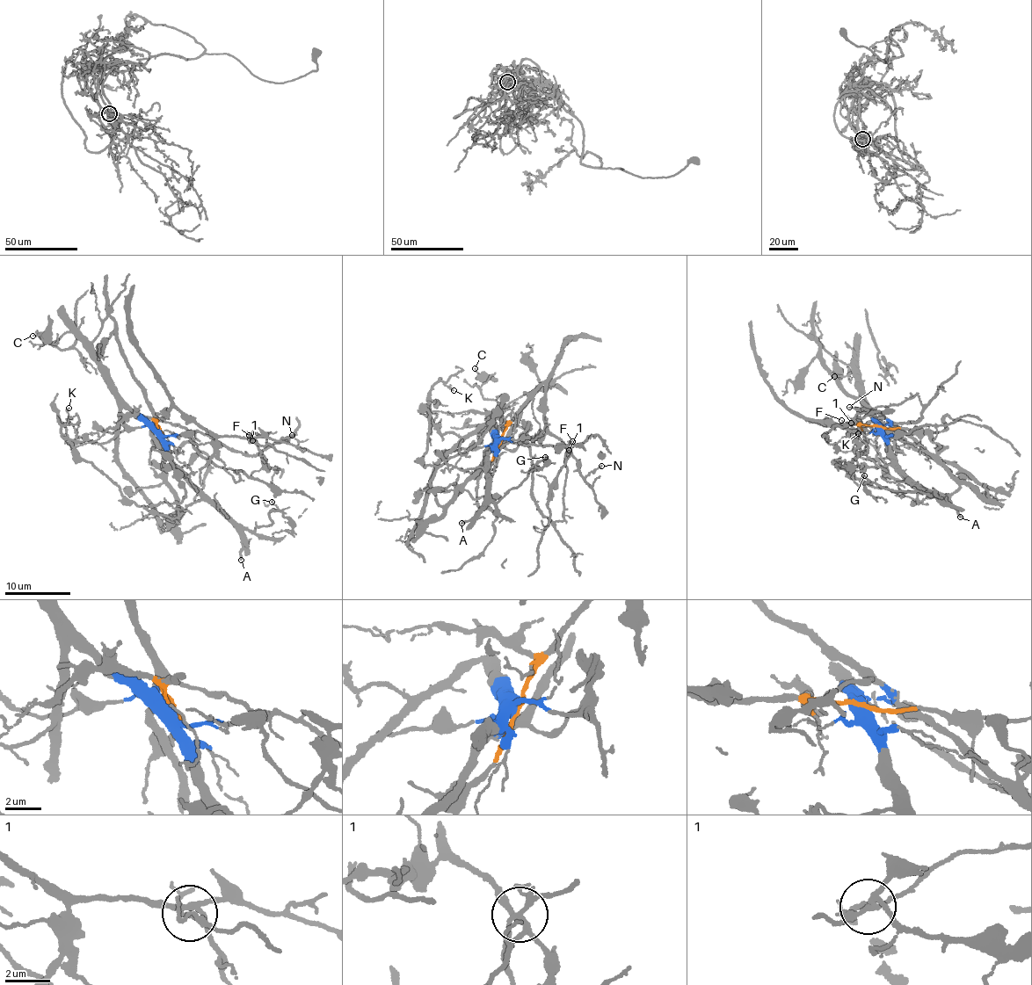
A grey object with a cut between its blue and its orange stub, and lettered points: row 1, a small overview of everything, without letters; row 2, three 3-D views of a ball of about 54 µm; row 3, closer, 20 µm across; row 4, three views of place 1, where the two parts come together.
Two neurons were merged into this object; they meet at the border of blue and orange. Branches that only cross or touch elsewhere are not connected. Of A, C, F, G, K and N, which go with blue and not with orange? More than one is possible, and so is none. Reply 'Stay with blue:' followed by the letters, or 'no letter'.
Stay with blue: A, C, F, G, K

